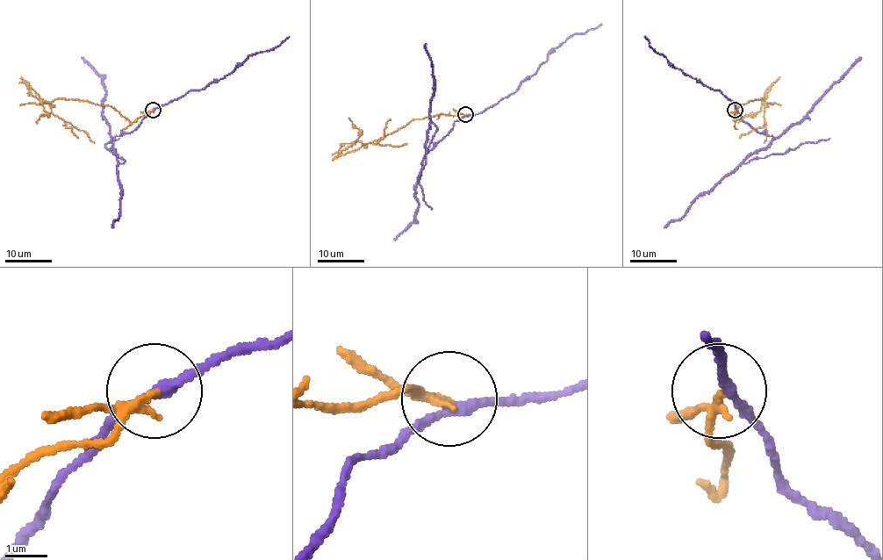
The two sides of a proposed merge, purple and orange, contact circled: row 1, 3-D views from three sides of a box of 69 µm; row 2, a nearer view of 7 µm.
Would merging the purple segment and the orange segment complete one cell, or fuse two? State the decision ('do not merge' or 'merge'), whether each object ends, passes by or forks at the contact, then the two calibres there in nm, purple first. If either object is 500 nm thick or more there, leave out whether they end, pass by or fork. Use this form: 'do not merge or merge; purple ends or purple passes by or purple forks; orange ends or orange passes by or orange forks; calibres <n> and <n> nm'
do not merge; purple passes by; orange passes by; calibres 240 and 160 nm

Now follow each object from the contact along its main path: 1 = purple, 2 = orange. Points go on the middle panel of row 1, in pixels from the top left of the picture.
1: (466, 115), (456, 120), (427, 153), (427, 132), (432, 124), (436, 132), (418, 182), (424, 201), (432, 209)
2: (466, 114), (412, 118), (394, 132), (363, 144), (406, 143)

